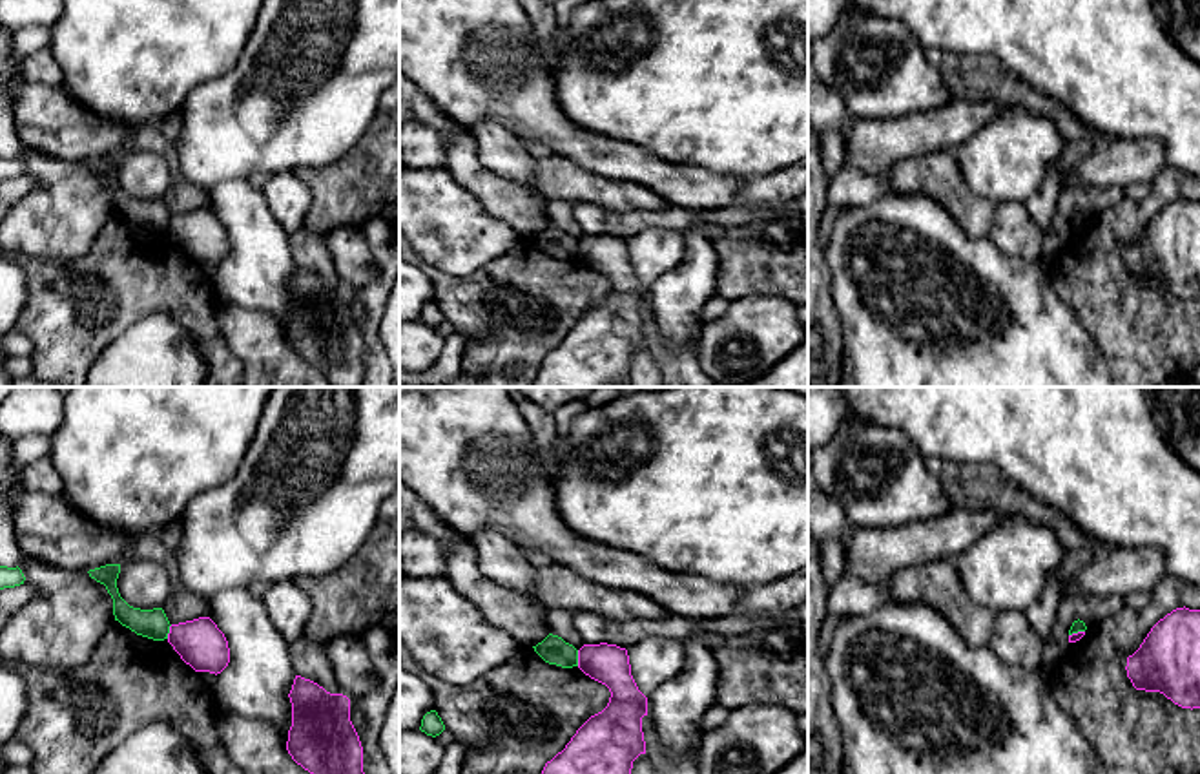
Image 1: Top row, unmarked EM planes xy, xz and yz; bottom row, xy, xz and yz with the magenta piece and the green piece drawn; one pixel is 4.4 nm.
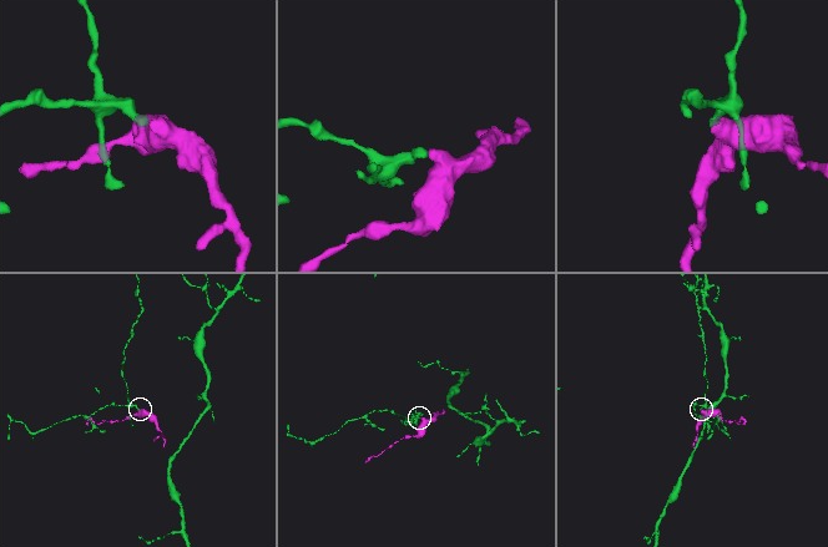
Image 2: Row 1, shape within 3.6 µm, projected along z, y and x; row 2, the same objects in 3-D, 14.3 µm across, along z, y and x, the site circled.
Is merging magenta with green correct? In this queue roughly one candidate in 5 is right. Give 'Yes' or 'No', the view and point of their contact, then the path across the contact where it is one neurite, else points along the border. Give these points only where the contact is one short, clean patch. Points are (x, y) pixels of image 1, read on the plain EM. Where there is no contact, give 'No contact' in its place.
No. Touches magenta at xz (579, 249). Boundary: xz (577, 241), (579, 256)

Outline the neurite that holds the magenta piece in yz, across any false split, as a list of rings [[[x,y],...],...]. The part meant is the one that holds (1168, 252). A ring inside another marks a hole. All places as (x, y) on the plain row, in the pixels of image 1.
[[[1176,199],[1127,248],[1136,281],[1160,283],[1182,299],[1200,299],[1200,201]]]

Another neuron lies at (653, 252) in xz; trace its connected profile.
[[[660,228],[629,237],[631,267],[638,281],[649,288],[660,276],[678,267],[684,257],[684,243],[684,232]]]

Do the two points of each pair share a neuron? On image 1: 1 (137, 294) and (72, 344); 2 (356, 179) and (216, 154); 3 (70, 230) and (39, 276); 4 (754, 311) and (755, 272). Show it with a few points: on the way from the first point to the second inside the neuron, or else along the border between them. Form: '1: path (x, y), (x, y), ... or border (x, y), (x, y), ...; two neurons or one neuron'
1: path (117, 294), (92, 309), (84, 316), (84, 324); one neuron
2: border (343, 157), (327, 165), (301, 167), (294, 172); two neurons
3: border (88, 249), (64, 263), (20, 260); two neurons
4: border (788, 298), (761, 294), (739, 296), (730, 302); two neurons

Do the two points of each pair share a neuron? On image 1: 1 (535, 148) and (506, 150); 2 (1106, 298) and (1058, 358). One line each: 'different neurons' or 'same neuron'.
1: different neurons
2: different neurons

